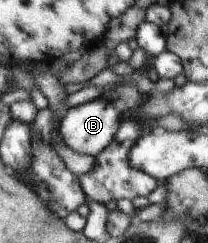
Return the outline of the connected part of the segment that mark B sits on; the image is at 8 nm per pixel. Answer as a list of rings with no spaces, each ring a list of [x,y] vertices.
[[[106,98],[94,99],[69,108],[60,121],[60,135],[63,141],[77,155],[98,156],[111,145],[123,121],[124,111],[117,109],[115,103]]]

